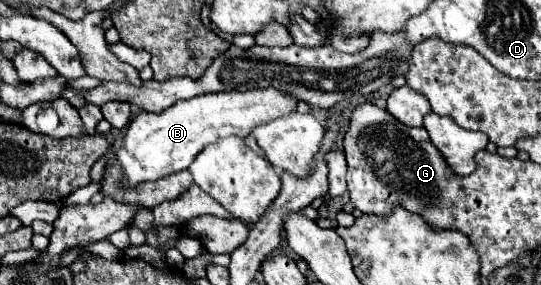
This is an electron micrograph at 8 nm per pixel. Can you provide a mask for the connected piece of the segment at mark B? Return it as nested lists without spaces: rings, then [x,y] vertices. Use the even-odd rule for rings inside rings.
[[[266,88],[246,92],[202,94],[198,98],[176,102],[160,114],[140,112],[136,118],[132,118],[124,136],[124,146],[118,150],[116,158],[122,162],[124,178],[130,182],[130,186],[148,180],[154,182],[174,172],[186,170],[196,158],[196,154],[208,144],[212,144],[216,138],[246,138],[252,128],[296,112],[296,104],[298,100],[294,96],[282,90]]]

